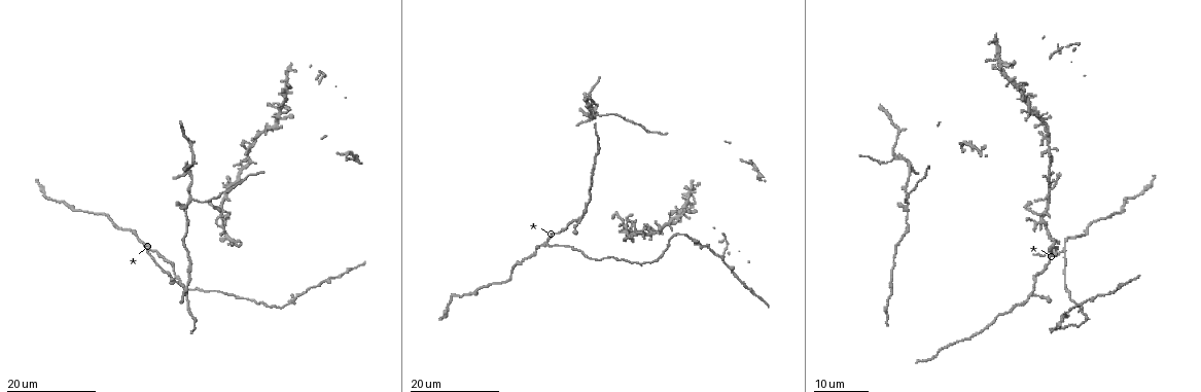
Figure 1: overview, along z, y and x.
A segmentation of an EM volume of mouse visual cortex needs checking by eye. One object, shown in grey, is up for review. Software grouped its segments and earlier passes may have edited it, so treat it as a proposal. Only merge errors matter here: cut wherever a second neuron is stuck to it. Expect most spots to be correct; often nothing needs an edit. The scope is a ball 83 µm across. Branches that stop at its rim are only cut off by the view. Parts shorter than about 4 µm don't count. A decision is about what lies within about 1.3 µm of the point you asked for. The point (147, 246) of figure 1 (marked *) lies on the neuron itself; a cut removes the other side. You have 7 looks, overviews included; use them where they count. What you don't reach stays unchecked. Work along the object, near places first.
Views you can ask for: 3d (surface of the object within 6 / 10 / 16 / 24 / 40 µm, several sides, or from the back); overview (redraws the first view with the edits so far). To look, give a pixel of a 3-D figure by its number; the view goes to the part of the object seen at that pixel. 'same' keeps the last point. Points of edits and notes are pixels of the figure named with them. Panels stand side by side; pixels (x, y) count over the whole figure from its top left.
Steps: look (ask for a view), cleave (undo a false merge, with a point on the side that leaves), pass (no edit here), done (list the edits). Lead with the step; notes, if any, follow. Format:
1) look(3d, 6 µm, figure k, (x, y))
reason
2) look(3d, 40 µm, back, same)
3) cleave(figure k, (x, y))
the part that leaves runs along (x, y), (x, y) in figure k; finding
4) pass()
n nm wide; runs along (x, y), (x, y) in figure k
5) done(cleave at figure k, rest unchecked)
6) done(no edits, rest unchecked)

look(3d, 16 µm, figure 1, (1064, 251))
three-way junction

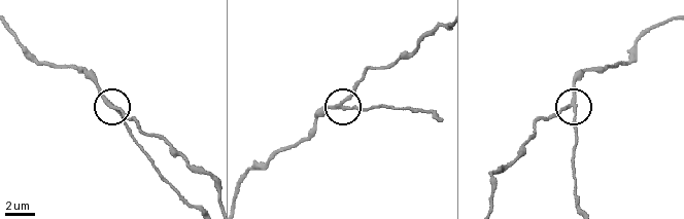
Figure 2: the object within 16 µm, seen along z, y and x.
look(3d, 6 µm, figure 2, (572, 108))

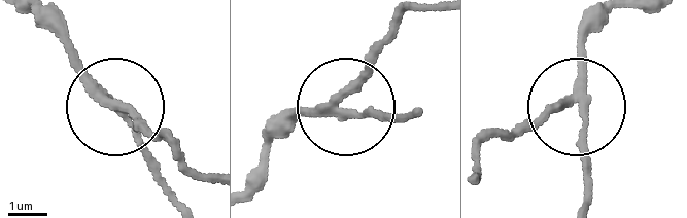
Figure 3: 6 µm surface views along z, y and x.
pass()
3 arms; all the same neuron

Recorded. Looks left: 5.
look(3d, 16 µm, figure 1, (191, 198))
three arms meet

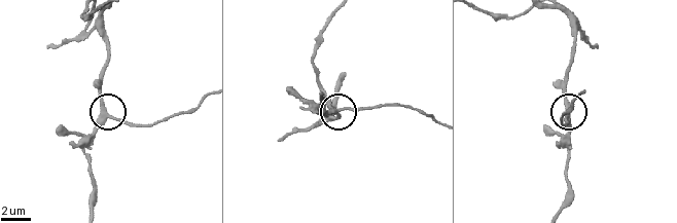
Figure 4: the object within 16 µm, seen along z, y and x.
look(3d, 10 µm, figure 4, (337, 108))

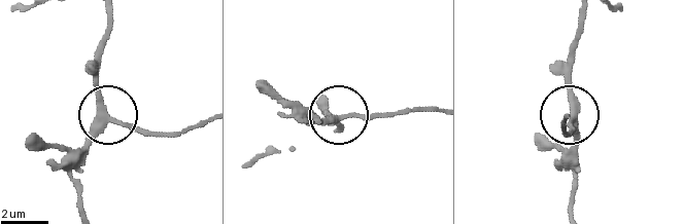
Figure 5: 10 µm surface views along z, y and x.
pass()
all the same neuron

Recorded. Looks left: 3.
look(3d, 16 µm, figure 1, (234, 241))
small branch off a trunk

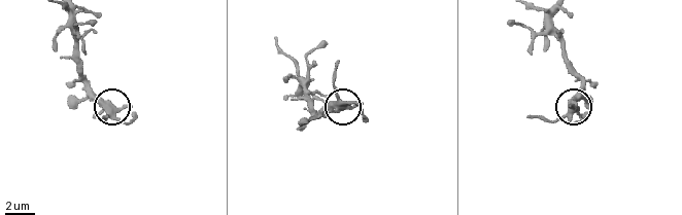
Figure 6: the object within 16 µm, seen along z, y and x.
look(3d, 6 µm, figure 6, (106, 104))

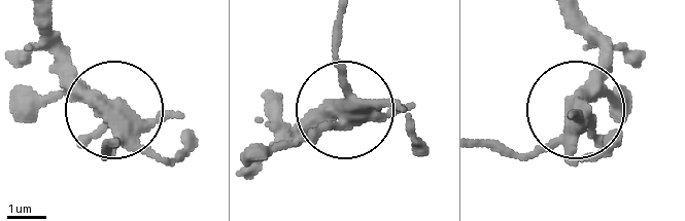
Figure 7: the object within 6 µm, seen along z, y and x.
pass()
continuous, no second neuron

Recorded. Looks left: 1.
done(no edits, rest unchecked)

